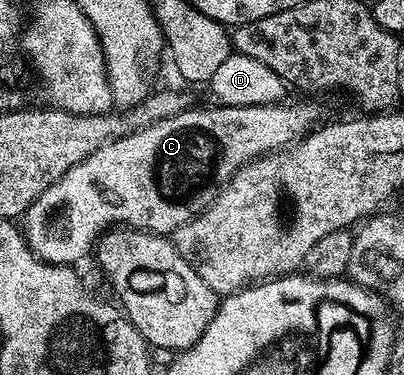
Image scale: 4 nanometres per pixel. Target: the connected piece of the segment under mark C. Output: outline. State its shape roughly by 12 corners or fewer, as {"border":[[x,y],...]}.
{"border":[[316,104],[189,107],[78,162],[29,206],[39,260],[113,226],[172,234]]}

